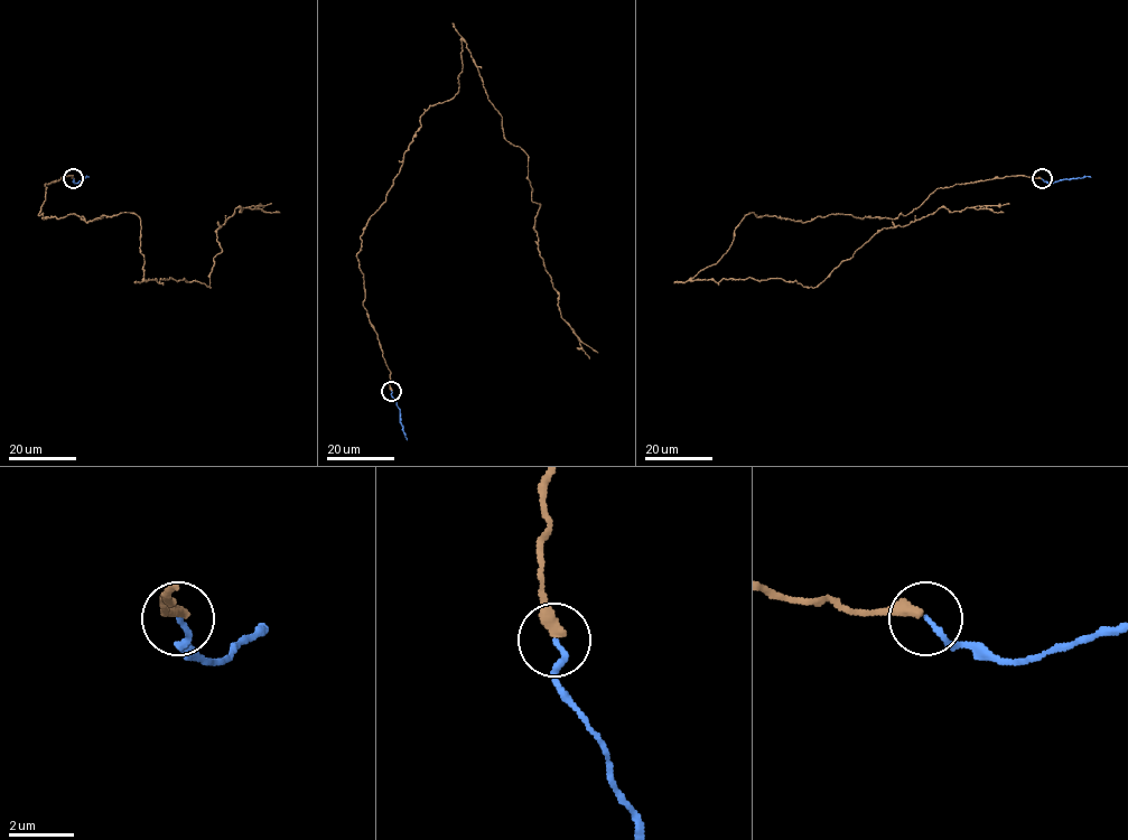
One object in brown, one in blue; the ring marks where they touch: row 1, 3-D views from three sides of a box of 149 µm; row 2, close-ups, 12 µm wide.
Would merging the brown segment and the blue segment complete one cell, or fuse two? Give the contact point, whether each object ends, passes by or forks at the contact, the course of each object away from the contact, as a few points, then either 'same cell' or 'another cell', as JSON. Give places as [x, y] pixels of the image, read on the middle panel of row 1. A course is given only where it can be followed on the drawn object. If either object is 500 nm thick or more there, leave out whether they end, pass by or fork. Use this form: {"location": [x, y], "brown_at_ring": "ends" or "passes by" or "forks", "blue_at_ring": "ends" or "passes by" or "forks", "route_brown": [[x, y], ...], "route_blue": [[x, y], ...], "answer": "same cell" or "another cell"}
{"location": [391, 391], "brown_at_ring": "ends", "blue_at_ring": "ends", "route_brown": [[391, 391], [360, 235], [420, 117], [458, 92], [463, 39], [528, 156], [558, 310], [598, 353]], "route_blue": [[391, 391], [407, 439]], "answer": "same cell"}

